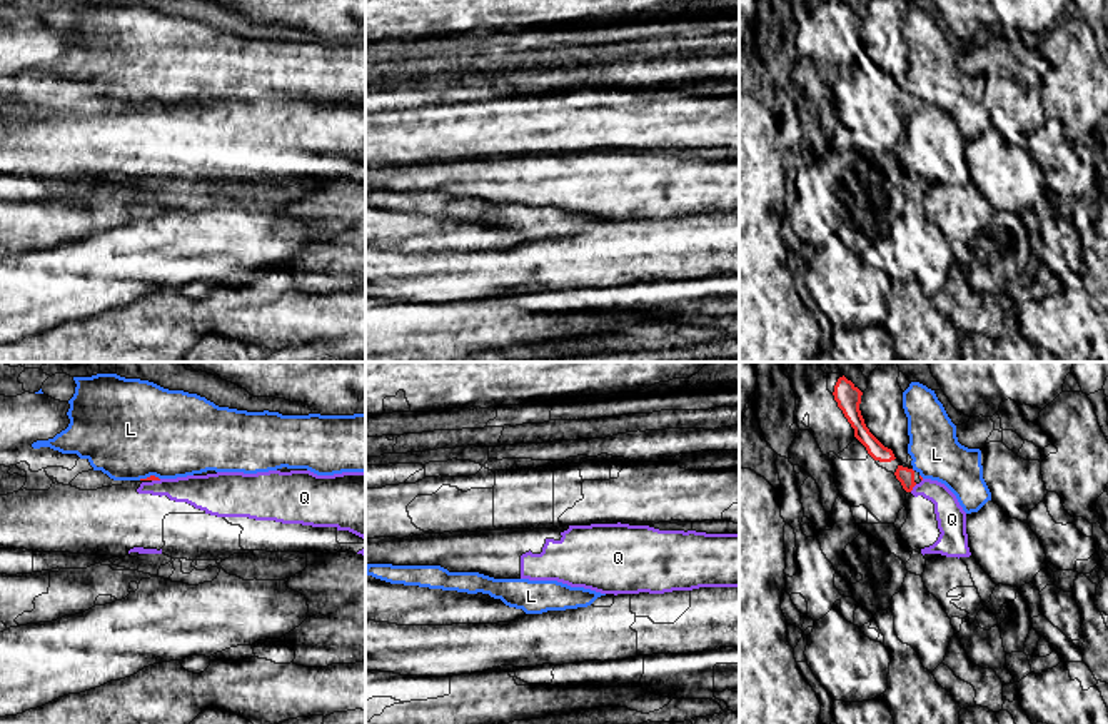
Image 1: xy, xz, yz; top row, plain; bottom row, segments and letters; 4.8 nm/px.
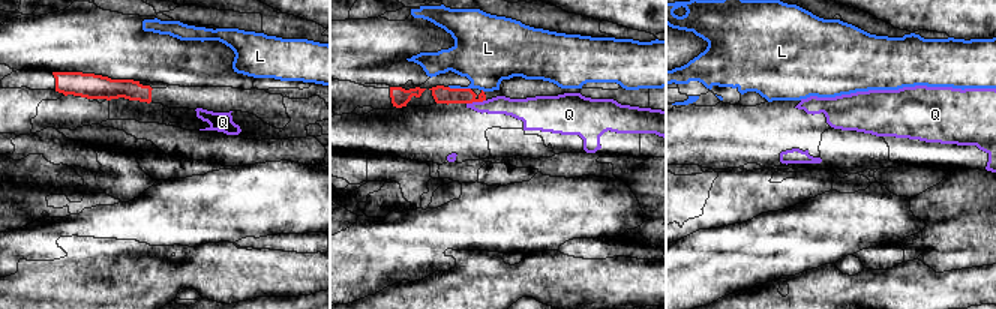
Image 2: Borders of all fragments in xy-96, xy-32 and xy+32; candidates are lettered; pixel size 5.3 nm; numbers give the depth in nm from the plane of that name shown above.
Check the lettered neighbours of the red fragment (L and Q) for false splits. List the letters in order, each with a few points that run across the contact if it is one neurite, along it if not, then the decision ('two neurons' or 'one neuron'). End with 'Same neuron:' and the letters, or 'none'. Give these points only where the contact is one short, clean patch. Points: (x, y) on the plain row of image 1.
L: xy (159, 104), (147, 102), (139, 105) | two neurons
Q: yz (916, 110), (910, 117) | two neurons
Same neuron: none

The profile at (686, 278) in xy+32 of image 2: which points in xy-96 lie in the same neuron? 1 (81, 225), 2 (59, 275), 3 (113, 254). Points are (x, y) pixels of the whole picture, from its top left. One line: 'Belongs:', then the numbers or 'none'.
Belongs: 1

